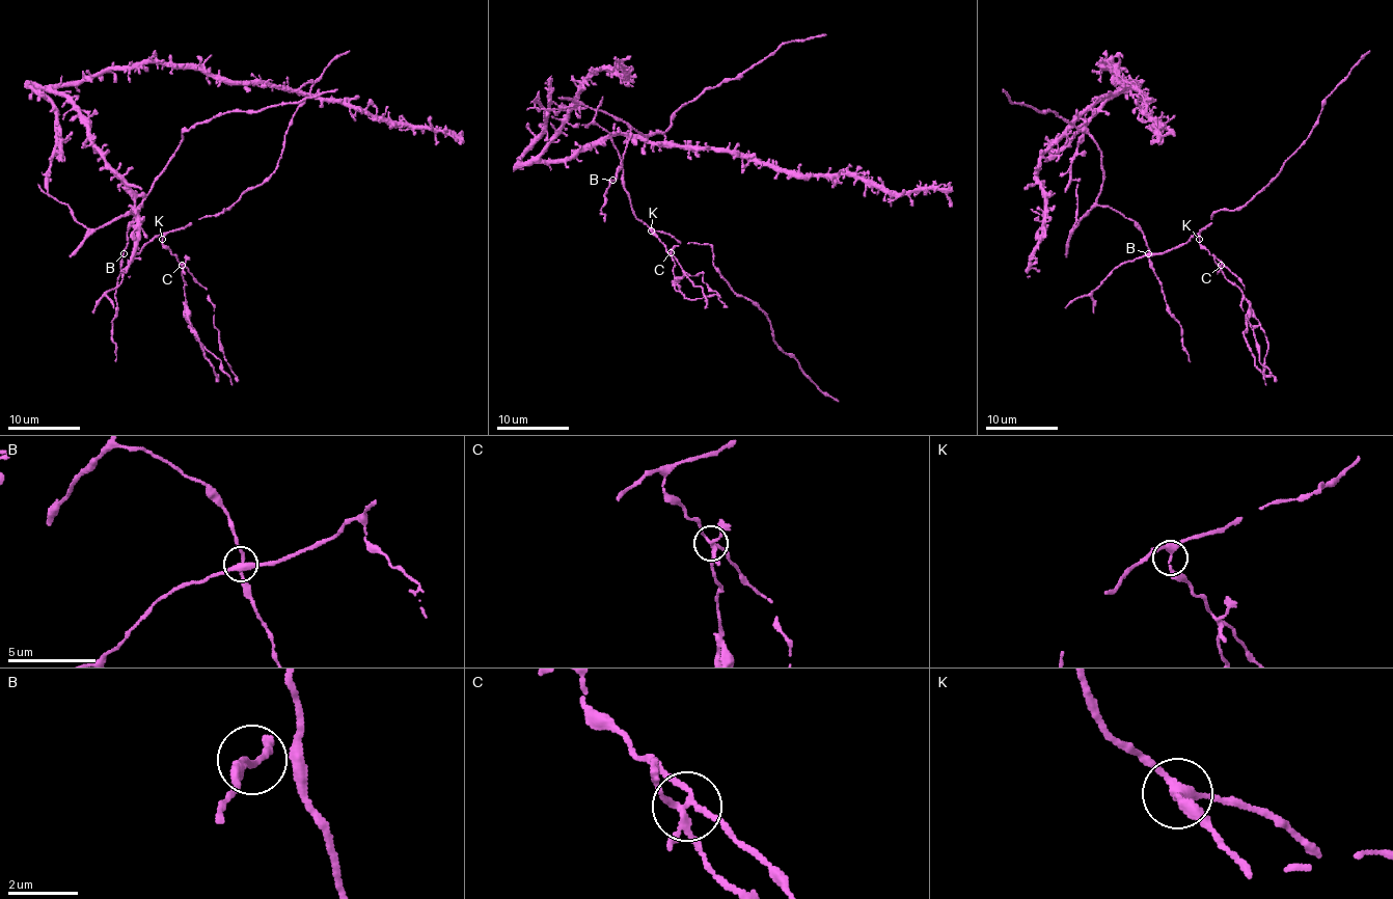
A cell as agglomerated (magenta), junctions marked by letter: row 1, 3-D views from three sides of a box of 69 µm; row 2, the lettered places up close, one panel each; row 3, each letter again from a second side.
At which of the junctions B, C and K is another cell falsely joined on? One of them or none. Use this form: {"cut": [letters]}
{"cut": ["C"]}

